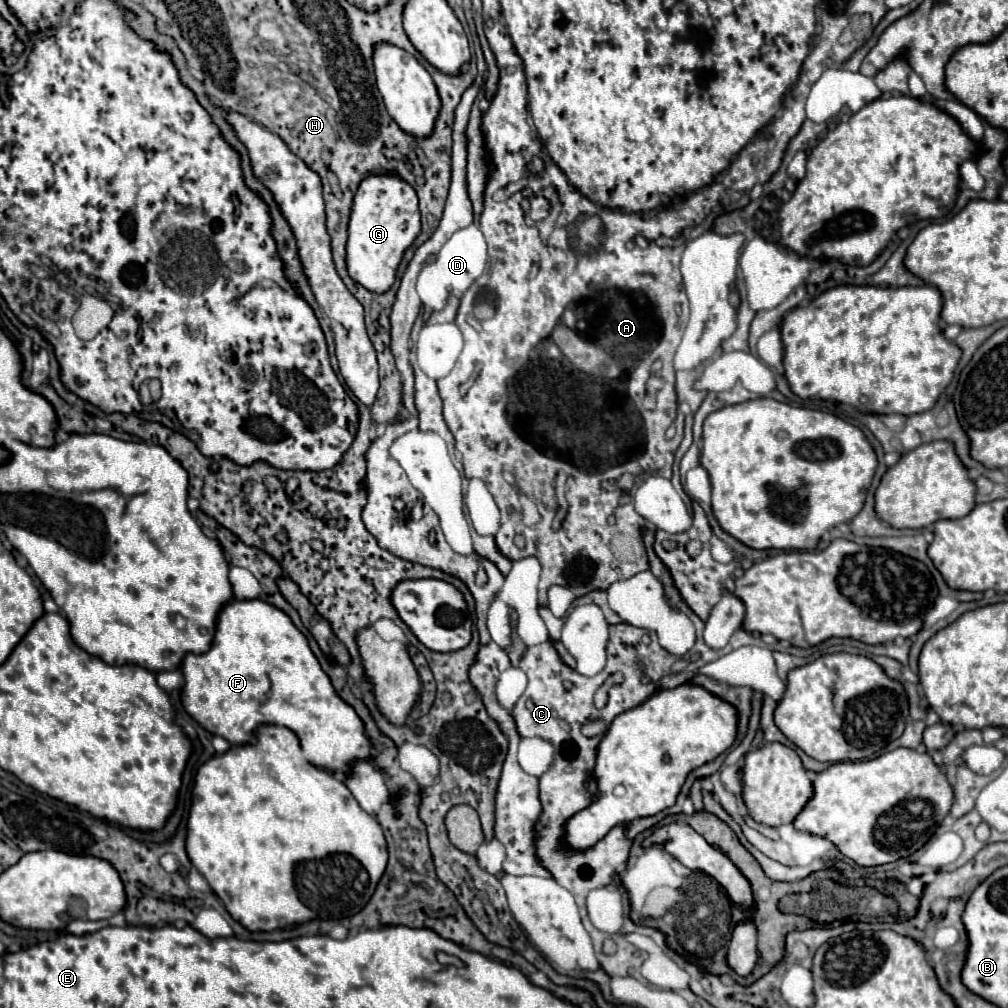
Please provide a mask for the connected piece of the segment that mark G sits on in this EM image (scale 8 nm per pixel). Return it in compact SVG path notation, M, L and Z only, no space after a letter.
M370 175L360 183L360 189L356 191L354 197L354 207L350 215L350 225L348 225L348 245L346 245L346 263L348 263L348 273L350 277L366 287L372 293L386 293L394 281L396 281L396 269L402 261L404 251L414 243L414 239L420 233L420 211L418 211L418 197L414 189L404 183L396 175Z

